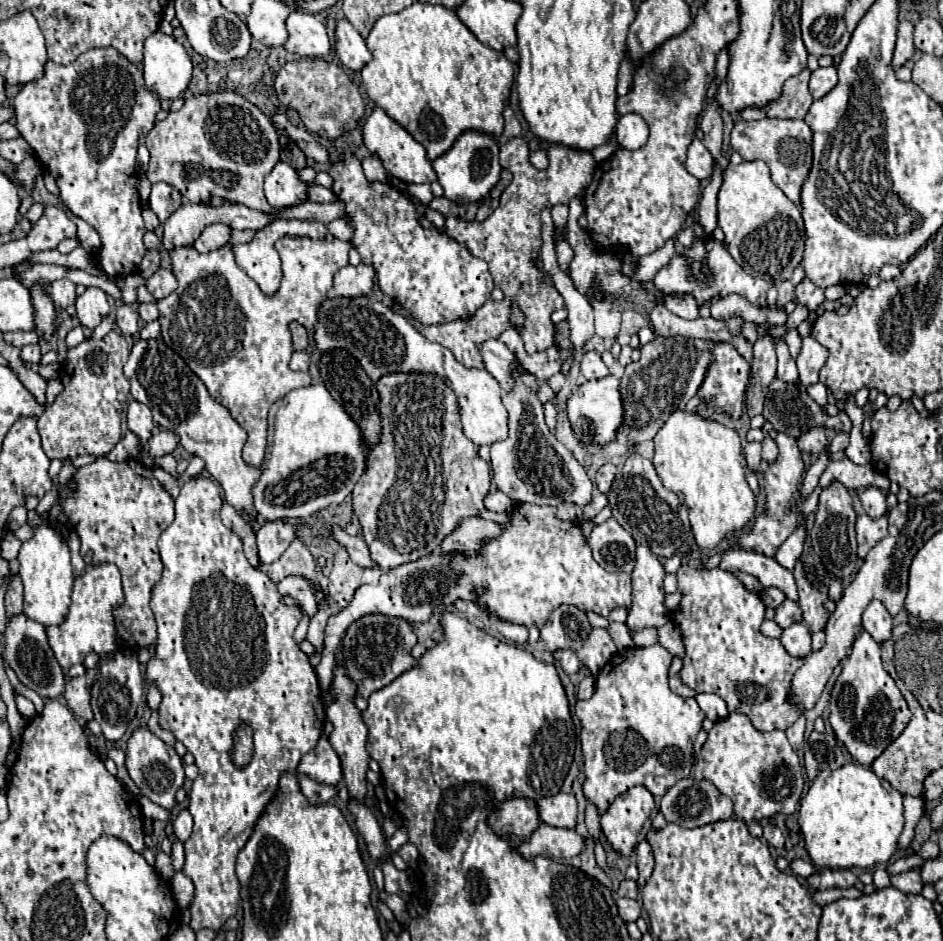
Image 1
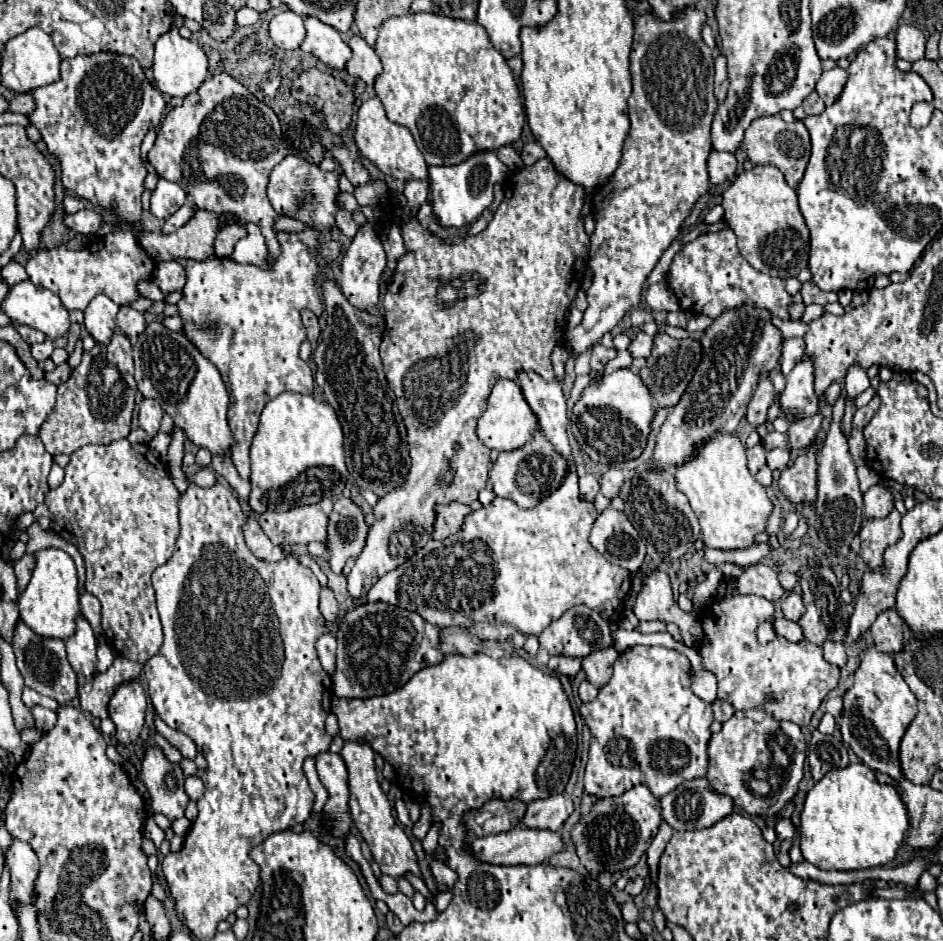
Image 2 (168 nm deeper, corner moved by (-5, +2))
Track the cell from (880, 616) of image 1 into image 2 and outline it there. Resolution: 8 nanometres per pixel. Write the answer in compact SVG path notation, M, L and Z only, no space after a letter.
M890 608L890 610L880 612L876 622L870 628L876 648L886 654L898 654L904 646L902 628L904 628L904 622L896 610Z

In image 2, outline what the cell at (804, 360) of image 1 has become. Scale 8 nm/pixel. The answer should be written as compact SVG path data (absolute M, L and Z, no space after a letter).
M810 360L798 362L786 378L786 388L782 390L780 414L786 420L800 420L814 416L818 412L818 398L814 394L814 366Z

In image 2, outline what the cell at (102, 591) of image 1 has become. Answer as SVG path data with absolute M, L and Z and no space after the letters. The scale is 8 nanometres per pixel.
M86 618L76 620L76 634L66 640L68 650L68 662L74 668L74 672L82 674L86 680L90 680L96 674L96 640L92 626Z

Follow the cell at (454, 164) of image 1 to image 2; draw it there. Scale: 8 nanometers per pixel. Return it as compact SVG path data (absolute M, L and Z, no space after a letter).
M478 152L458 166L430 166L428 168L428 194L432 214L442 228L464 228L478 220L478 216L492 204L492 186L510 174L496 152Z

